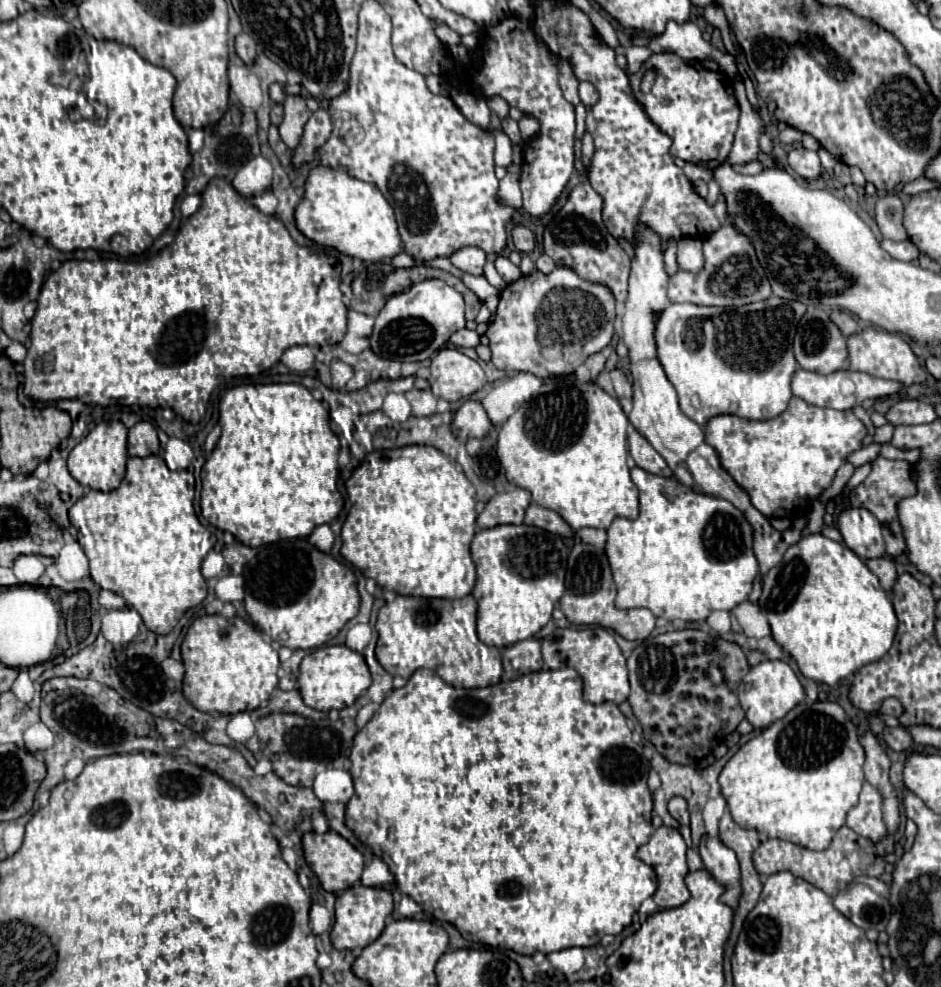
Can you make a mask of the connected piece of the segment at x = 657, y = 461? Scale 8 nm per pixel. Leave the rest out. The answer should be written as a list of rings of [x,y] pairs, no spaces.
[[[628,428],[628,448],[630,454],[636,462],[636,466],[644,468],[650,474],[658,474],[658,476],[672,476],[672,470],[668,468],[666,460],[652,448],[652,444],[636,430],[636,428]]]

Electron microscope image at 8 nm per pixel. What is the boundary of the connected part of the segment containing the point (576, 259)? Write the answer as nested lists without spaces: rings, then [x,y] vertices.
[[[590,182],[578,184],[570,192],[564,208],[552,218],[552,224],[548,224],[548,230],[544,232],[544,252],[556,264],[572,268],[580,278],[608,286],[614,298],[618,302],[624,302],[628,294],[630,258],[620,248],[616,238],[606,230],[600,210],[602,210],[602,198],[594,192]]]

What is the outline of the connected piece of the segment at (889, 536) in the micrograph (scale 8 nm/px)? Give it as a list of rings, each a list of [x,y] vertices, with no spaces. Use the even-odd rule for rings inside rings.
[[[876,458],[868,478],[850,492],[850,506],[870,510],[878,518],[878,522],[882,524],[882,536],[886,542],[886,552],[892,558],[900,556],[906,550],[902,526],[900,526],[898,514],[896,514],[896,504],[898,504],[898,500],[914,496],[914,494],[916,494],[916,484],[910,478],[910,464],[906,460],[888,460],[888,458]]]

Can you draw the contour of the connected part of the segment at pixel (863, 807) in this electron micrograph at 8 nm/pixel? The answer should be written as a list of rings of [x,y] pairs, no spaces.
[[[864,784],[858,804],[846,816],[846,826],[872,842],[878,842],[888,834],[882,820],[882,796],[872,784]]]

